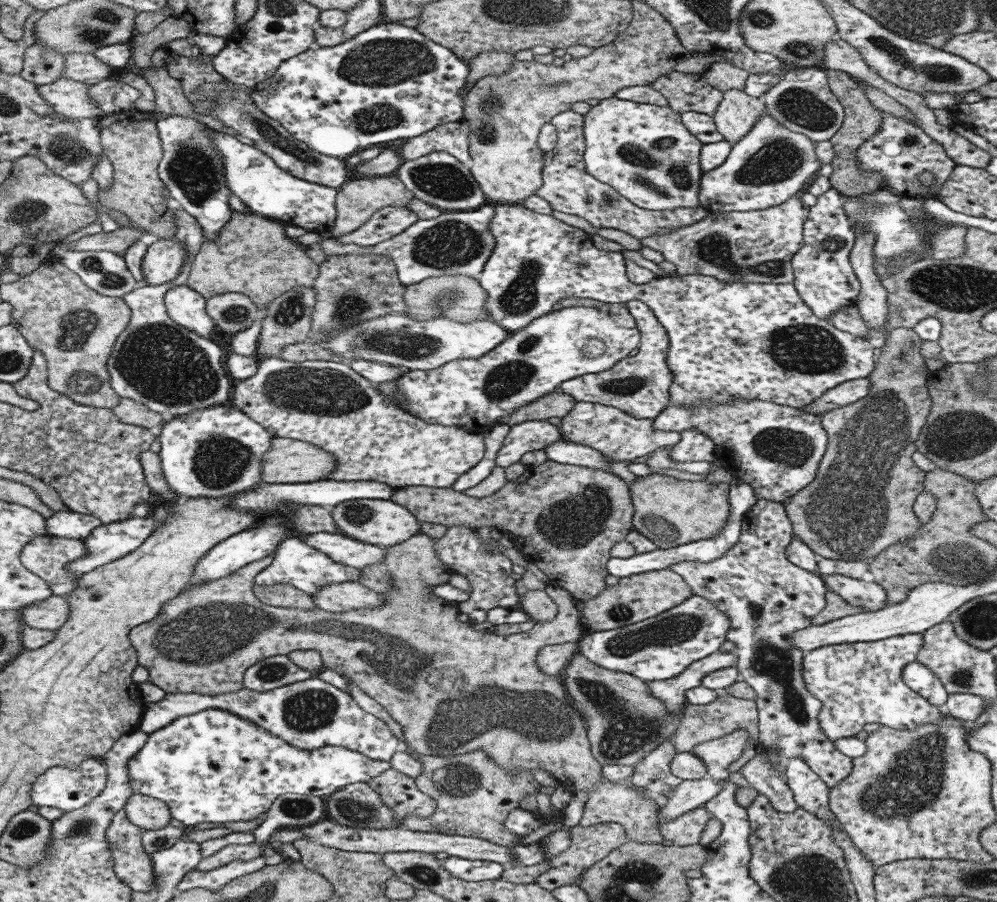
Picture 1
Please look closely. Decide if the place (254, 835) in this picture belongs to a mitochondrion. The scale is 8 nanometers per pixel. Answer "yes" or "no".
no

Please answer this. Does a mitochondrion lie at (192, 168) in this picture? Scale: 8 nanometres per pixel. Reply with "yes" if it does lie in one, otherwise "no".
yes

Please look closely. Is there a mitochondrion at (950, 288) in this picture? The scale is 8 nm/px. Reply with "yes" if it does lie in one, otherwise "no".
yes

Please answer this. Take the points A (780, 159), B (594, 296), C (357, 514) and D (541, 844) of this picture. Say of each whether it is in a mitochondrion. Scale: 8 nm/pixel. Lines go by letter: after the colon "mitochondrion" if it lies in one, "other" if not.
A: mitochondrion
B: other
C: mitochondrion
D: other

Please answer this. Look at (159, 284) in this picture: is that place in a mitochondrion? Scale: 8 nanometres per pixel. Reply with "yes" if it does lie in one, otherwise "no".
no

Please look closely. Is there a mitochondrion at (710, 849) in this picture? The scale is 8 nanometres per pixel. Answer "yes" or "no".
no

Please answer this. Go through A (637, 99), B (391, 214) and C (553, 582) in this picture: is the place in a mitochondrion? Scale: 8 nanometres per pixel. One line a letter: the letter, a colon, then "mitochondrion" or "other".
A: other
B: other
C: other

